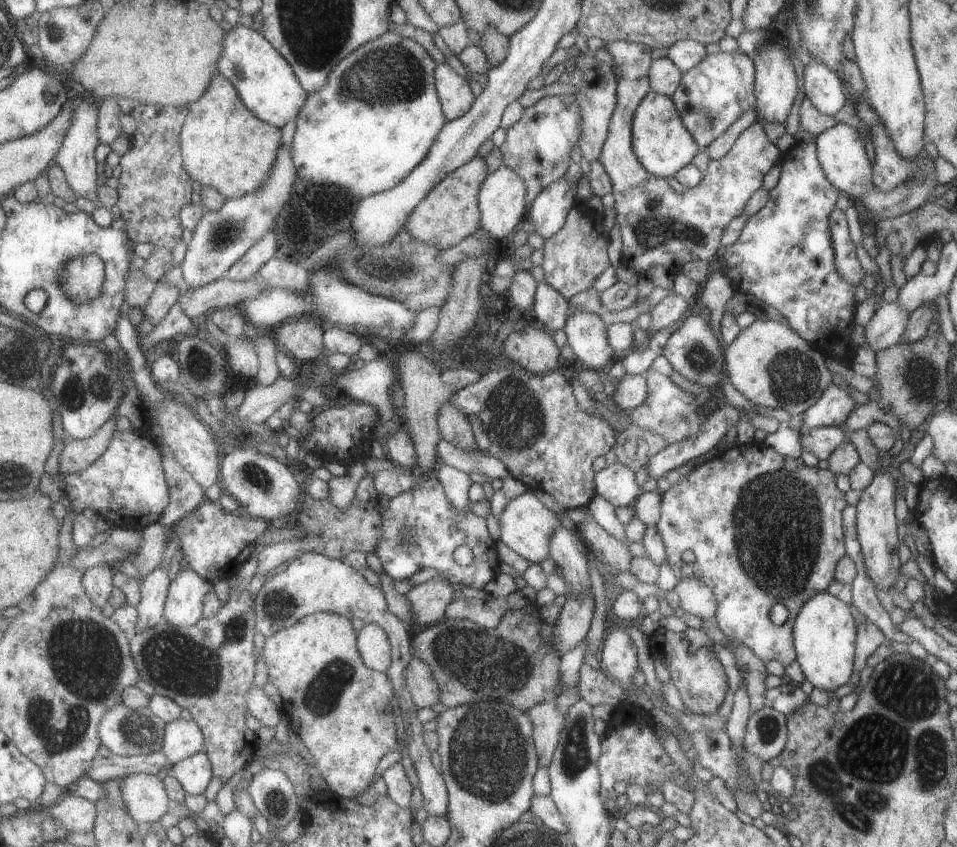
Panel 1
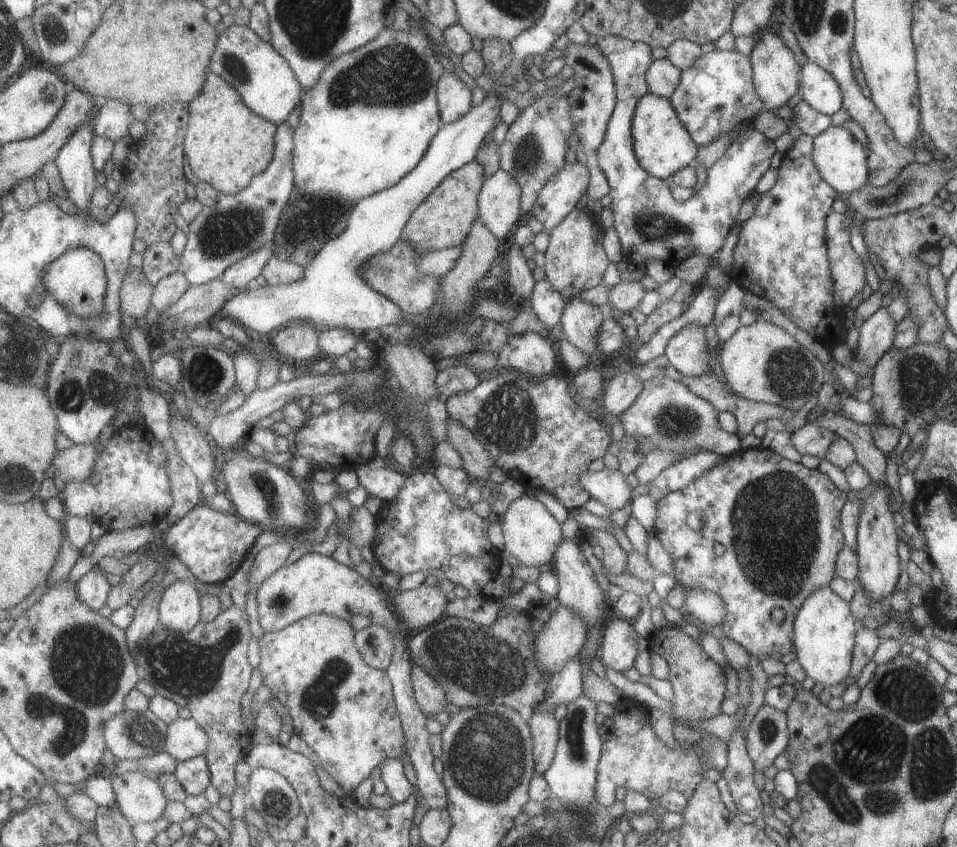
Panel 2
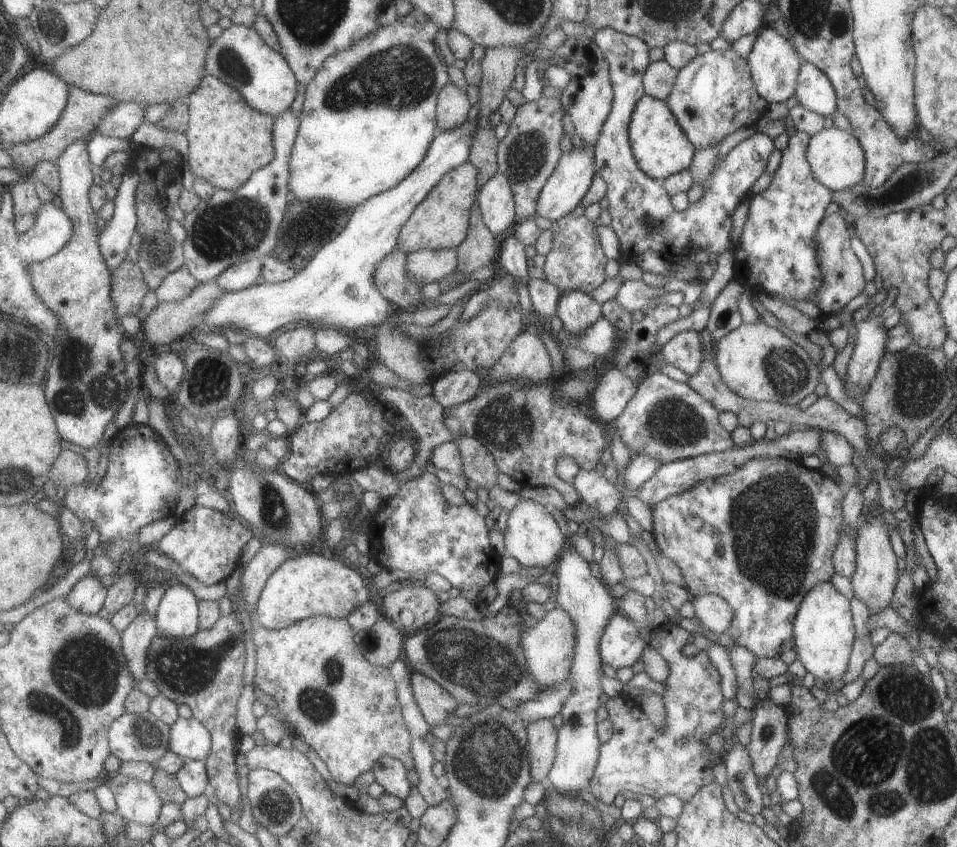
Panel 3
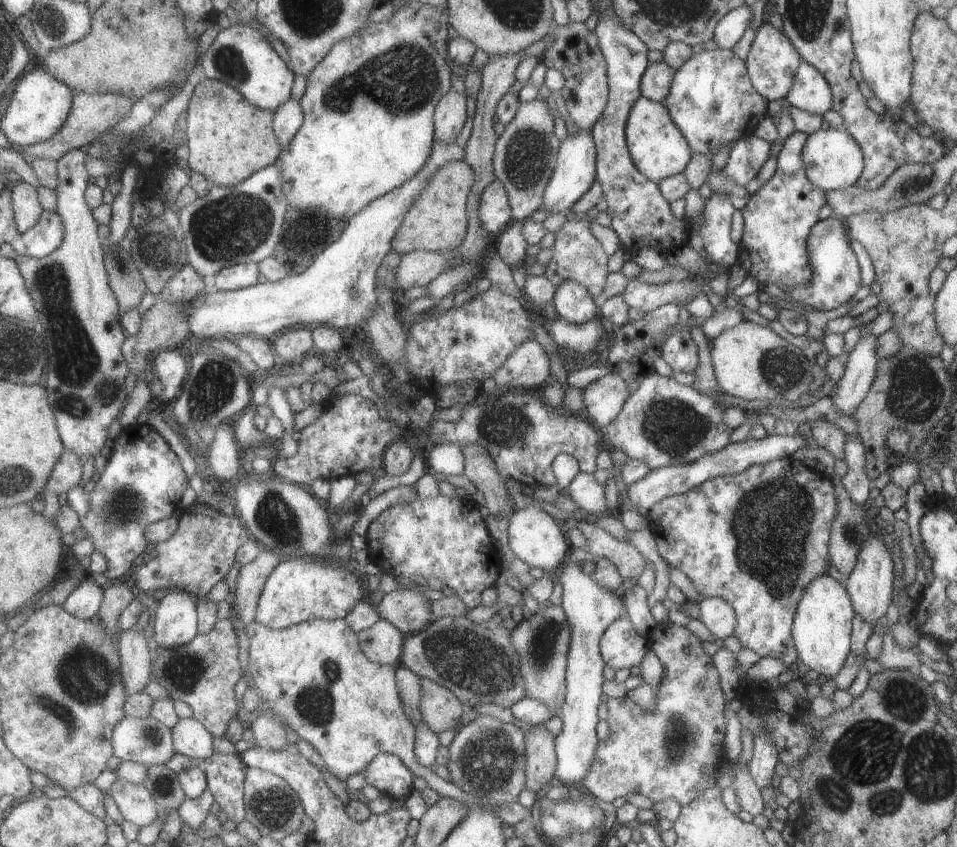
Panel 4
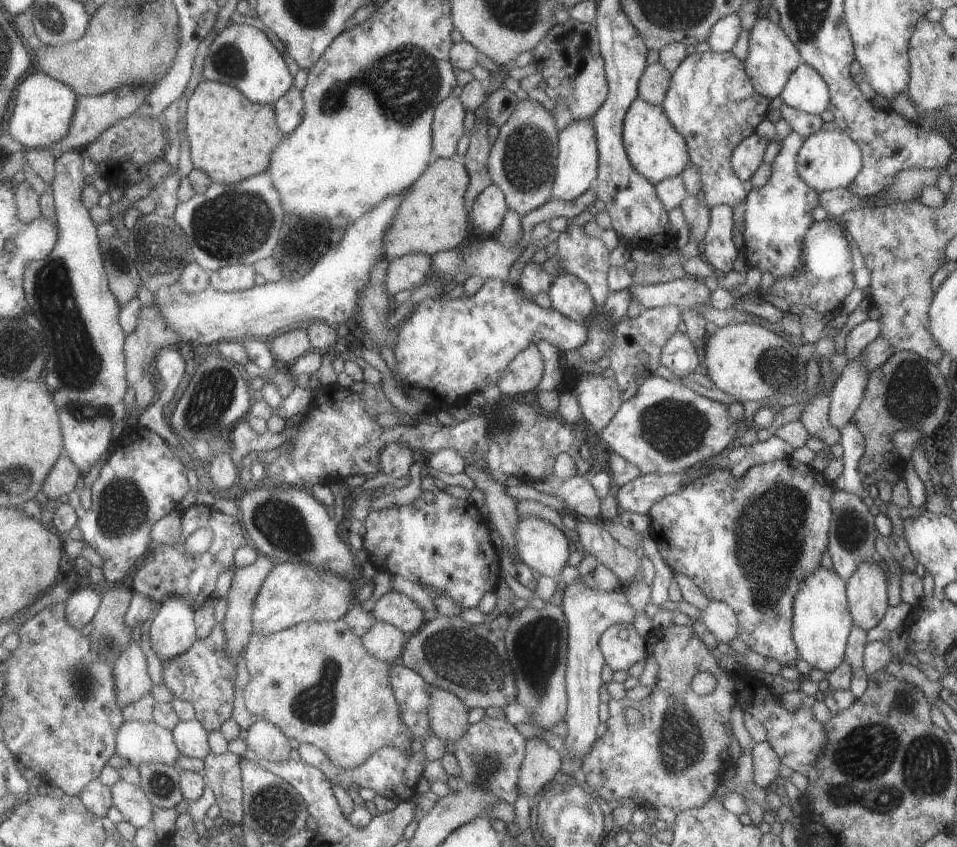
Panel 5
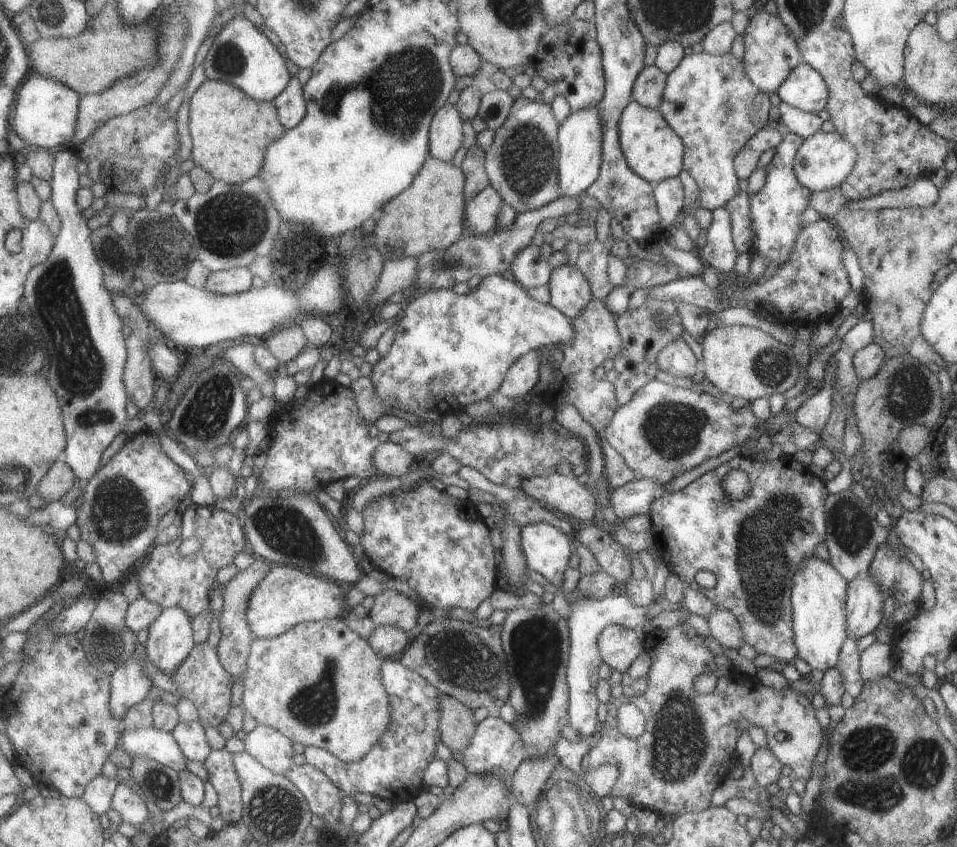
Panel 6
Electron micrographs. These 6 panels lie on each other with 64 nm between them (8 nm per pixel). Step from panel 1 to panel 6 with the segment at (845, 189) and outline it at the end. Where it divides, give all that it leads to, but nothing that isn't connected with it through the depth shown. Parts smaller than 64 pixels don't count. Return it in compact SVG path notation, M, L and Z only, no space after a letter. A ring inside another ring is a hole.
M836 131L813 134L802 140L793 164L795 179L811 193L839 187L855 169L857 154L855 148Z

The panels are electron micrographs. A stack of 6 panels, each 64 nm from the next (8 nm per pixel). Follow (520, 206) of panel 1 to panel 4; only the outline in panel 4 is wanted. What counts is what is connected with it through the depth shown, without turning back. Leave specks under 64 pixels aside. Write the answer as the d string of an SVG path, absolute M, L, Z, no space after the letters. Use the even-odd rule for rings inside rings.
M495 180L485 190L479 204L479 218L483 227L491 234L504 232L510 228L513 221L513 208L506 186L501 180Z

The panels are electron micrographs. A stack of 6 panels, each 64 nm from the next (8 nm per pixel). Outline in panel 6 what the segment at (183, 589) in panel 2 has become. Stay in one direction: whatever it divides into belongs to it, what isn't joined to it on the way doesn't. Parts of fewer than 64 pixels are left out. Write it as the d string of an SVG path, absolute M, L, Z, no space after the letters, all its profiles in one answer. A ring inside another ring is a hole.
M181 606L163 609L144 646L151 662L172 678L196 646L192 617Z

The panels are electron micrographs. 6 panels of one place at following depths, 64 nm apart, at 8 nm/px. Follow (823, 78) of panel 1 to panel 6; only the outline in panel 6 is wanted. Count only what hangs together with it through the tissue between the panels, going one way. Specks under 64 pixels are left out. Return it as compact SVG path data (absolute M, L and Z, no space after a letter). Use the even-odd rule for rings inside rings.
M806 63L795 66L776 93L783 103L815 115L826 108L828 100L828 93L819 72Z

